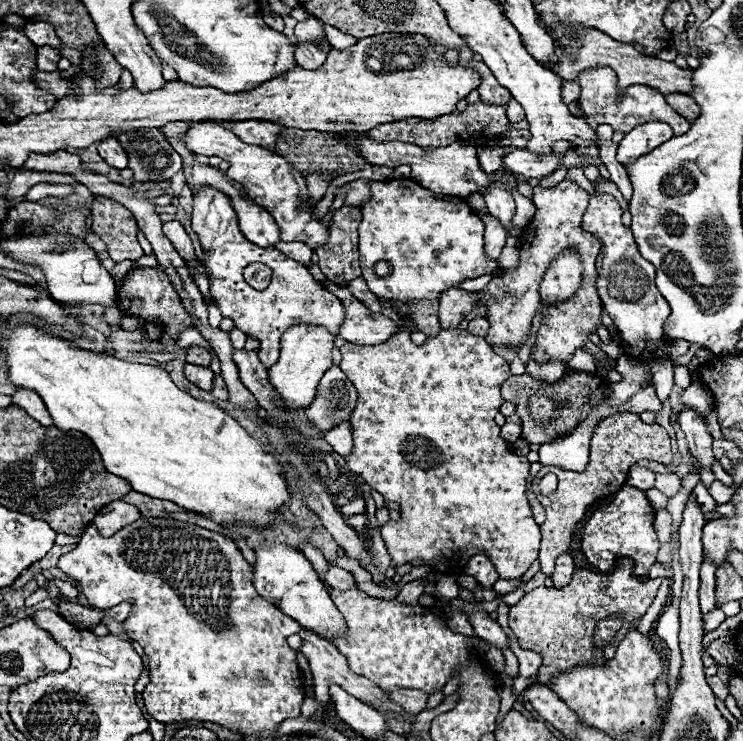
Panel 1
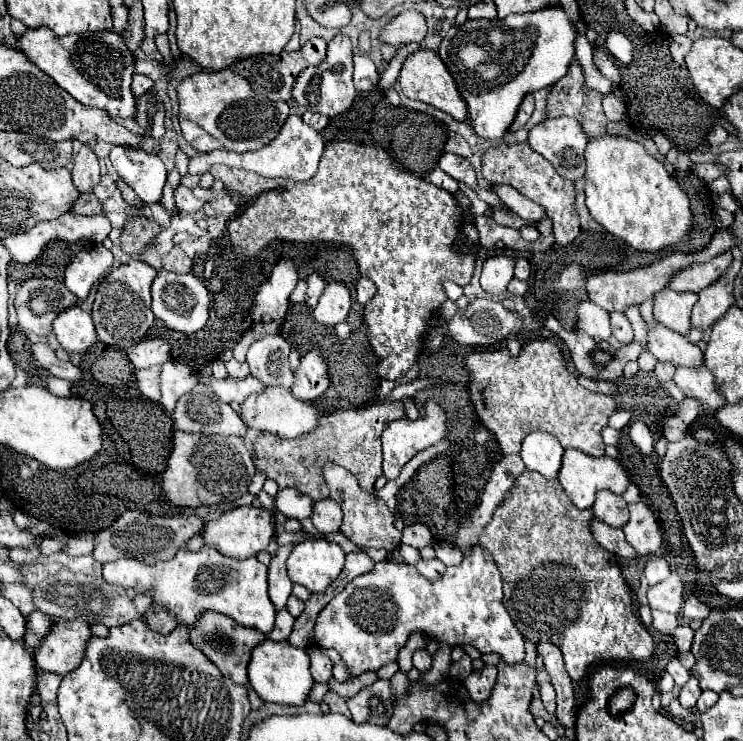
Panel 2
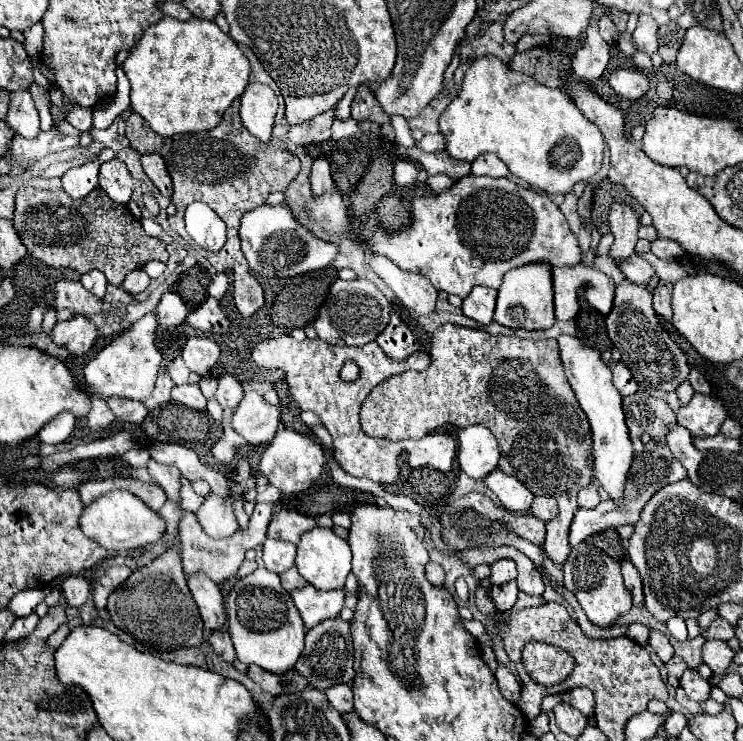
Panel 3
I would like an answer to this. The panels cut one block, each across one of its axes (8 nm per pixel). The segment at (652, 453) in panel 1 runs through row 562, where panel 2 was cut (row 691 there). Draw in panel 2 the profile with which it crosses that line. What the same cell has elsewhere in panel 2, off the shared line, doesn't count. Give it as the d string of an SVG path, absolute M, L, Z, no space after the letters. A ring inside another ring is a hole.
M550 682L540 684L540 698L542 698L544 708L548 710L548 714L554 714L554 710L556 710L556 692L554 692Z

